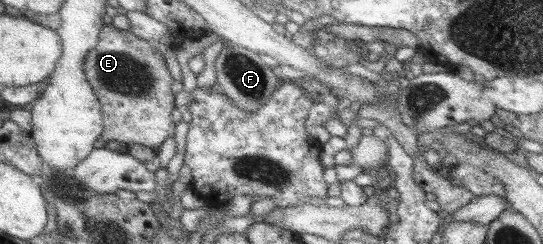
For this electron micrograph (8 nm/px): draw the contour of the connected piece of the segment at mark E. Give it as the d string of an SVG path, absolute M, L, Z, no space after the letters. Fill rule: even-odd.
M103 25L97 45L87 54L84 70L91 82L102 109L103 133L94 143L95 148L105 148L109 141L119 141L127 145L143 145L157 149L168 137L174 137L175 125L171 111L176 107L176 96L171 90L175 82L164 57L156 50L154 43L120 31L114 26Z

